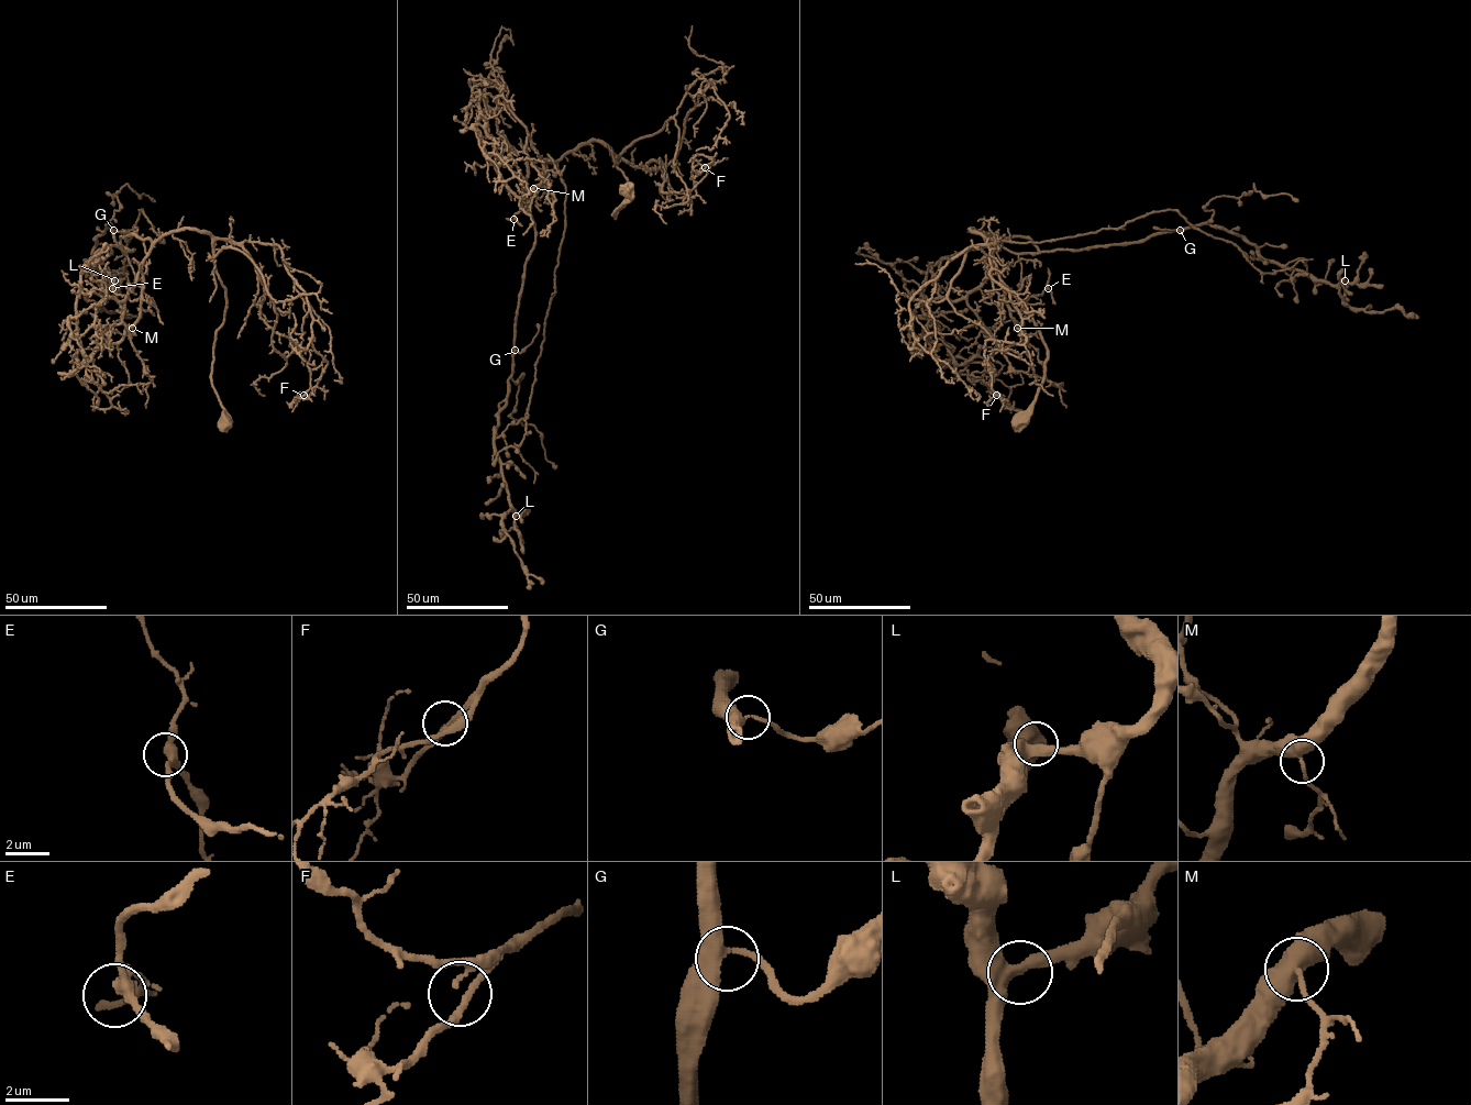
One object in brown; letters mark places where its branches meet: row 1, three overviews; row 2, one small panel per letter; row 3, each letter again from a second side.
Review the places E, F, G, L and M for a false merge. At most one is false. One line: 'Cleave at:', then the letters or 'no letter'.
Cleave at: no letter

